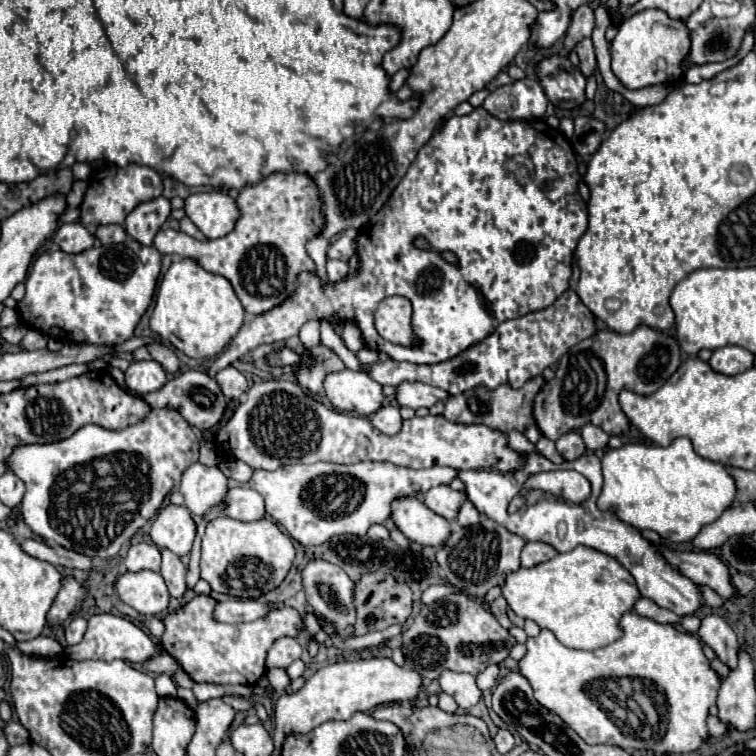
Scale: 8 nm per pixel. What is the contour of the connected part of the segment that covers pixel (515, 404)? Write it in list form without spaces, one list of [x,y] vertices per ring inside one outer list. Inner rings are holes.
[[[537,376],[537,378],[529,378],[529,382],[525,382],[525,386],[517,388],[517,390],[513,390],[511,386],[505,386],[505,384],[501,384],[495,390],[485,390],[483,386],[477,386],[473,390],[461,392],[457,396],[449,396],[449,400],[445,402],[443,416],[453,422],[485,424],[485,426],[489,426],[493,430],[501,430],[501,432],[511,432],[511,430],[525,432],[525,428],[533,422],[533,398],[541,390],[543,384],[545,384],[543,376]]]

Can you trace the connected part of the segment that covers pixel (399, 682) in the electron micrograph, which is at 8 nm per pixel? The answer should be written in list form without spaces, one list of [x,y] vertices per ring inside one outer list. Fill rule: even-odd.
[[[369,658],[357,662],[337,662],[317,670],[301,690],[287,692],[275,702],[273,744],[281,750],[285,736],[307,734],[329,720],[349,720],[357,712],[371,712],[379,704],[405,702],[421,690],[421,676],[415,670],[401,668],[389,658]]]

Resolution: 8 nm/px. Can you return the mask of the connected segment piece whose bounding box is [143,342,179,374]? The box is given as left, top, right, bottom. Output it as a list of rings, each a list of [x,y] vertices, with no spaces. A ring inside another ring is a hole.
[[[153,342],[153,344],[147,344],[143,350],[149,354],[151,360],[159,362],[169,374],[177,374],[179,372],[179,358],[167,346],[163,346],[159,342]]]

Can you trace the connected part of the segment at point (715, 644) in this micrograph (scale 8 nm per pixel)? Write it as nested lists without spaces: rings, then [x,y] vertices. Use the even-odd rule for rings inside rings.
[[[707,614],[701,620],[701,628],[697,634],[707,646],[711,646],[715,650],[719,660],[729,664],[729,668],[735,668],[739,640],[737,640],[735,632],[731,630],[731,626],[721,616]]]

